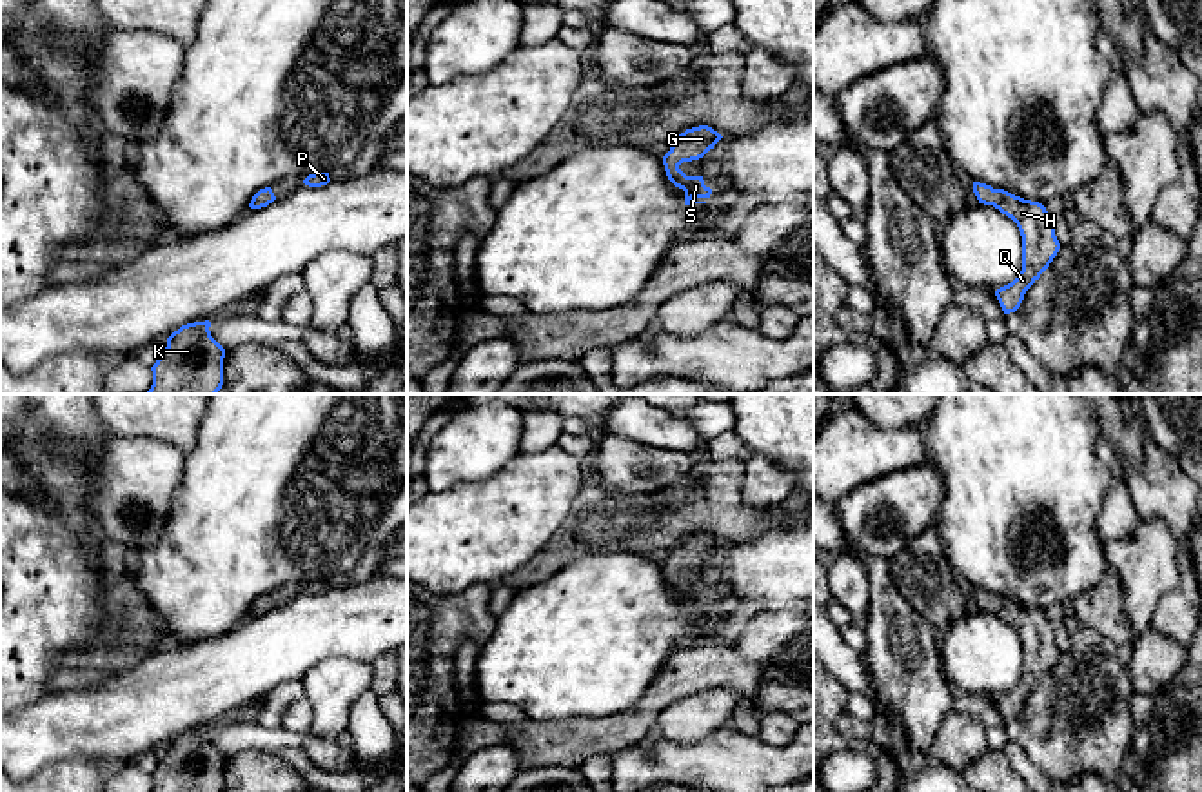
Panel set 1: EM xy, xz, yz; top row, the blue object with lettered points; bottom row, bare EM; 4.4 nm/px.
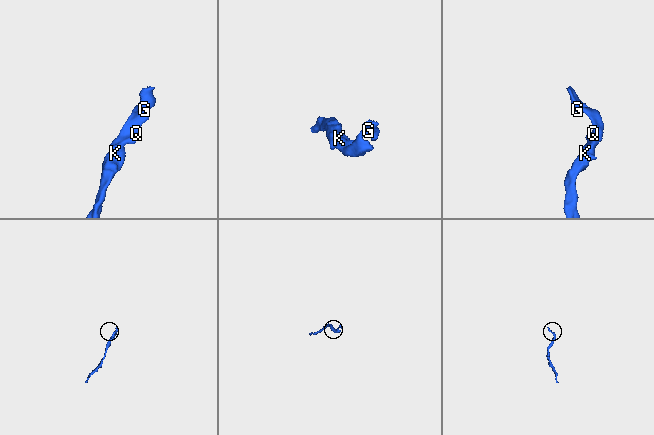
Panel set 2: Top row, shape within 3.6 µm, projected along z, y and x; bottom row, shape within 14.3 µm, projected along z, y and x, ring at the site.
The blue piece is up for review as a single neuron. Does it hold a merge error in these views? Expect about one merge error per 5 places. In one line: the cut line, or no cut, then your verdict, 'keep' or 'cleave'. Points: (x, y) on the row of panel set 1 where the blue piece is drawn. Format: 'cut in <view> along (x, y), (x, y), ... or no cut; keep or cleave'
no cut; keep

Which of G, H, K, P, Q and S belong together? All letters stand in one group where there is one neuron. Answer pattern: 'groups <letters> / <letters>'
groups G H K P Q S

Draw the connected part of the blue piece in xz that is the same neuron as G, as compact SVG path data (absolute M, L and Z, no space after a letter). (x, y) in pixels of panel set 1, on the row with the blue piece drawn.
M699 125L681 133L670 151L663 156L668 180L685 191L685 205L706 203L712 189L704 185L703 176L686 176L679 165L703 158L723 136L708 125Z

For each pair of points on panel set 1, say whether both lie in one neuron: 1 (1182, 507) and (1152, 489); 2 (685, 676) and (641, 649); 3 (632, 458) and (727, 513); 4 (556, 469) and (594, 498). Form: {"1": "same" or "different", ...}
{"1": "same", "2": "different", "3": "different", "4": "different"}

